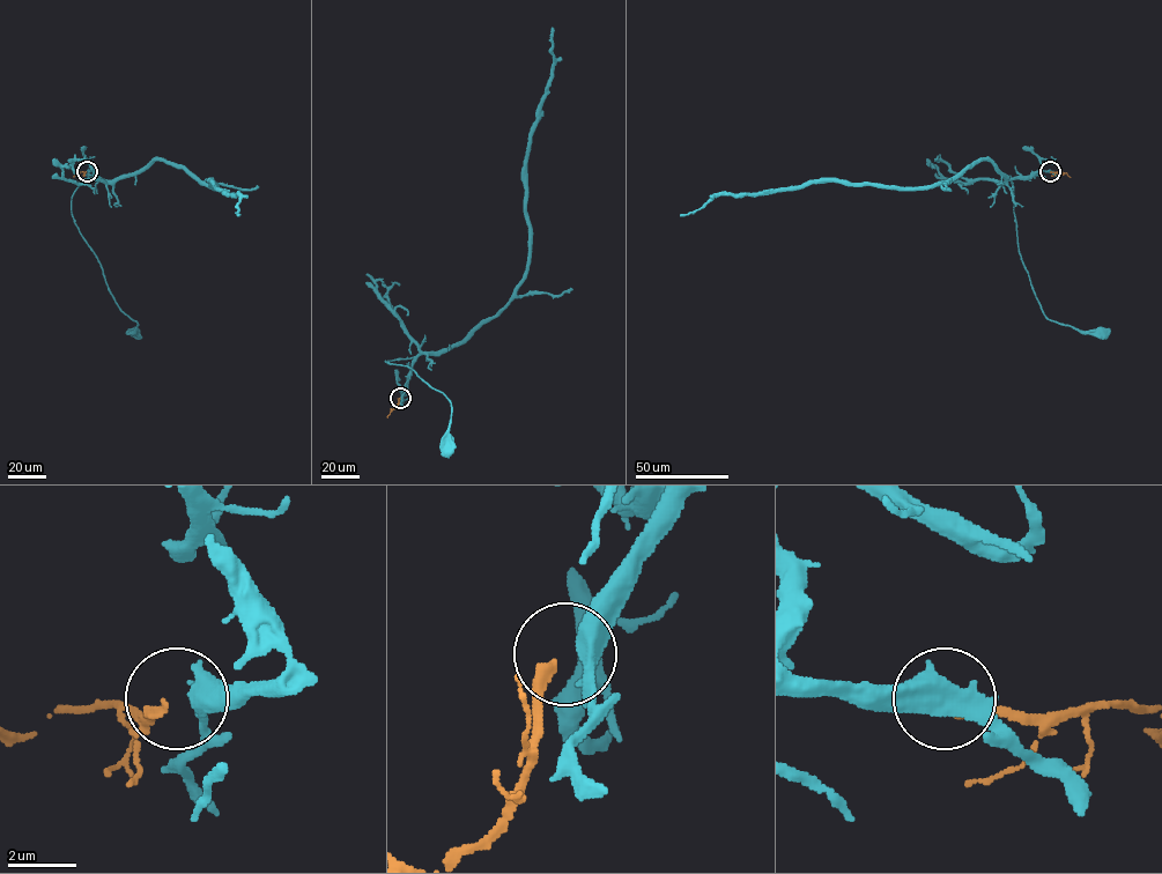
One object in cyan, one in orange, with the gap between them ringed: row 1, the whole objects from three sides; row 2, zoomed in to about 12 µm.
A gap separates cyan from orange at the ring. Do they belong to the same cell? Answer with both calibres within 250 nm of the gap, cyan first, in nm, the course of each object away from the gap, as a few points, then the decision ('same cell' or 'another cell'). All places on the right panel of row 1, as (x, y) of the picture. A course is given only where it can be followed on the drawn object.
calibres 550 and 240 nm; course cyan (1050, 171), (1009, 179), (1019, 252), (1049, 319), (1082, 332), (1102, 332); course orange (1050, 171), (1071, 177); another cell

